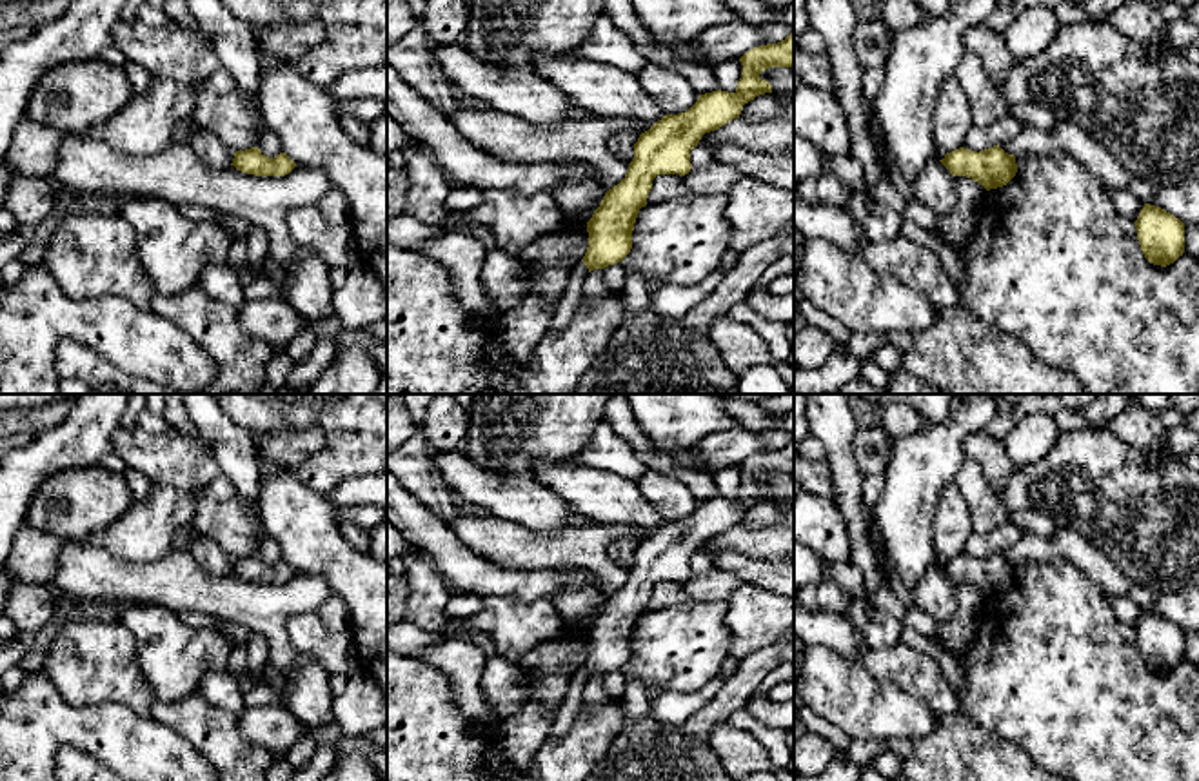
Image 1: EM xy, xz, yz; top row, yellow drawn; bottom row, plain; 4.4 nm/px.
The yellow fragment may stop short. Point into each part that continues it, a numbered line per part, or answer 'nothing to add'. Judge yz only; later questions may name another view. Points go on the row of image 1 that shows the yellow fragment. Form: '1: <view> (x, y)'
nothing to add

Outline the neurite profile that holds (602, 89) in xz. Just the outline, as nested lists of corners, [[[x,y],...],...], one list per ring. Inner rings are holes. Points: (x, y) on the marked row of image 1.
[[[540,54],[534,71],[565,94],[572,107],[596,116],[621,116],[654,125],[665,116],[643,91],[638,74],[601,65],[580,54]]]

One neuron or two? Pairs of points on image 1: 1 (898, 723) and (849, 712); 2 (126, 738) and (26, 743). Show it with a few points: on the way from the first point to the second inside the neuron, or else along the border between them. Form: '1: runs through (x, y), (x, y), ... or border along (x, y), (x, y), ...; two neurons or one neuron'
1: runs through (885, 712), (862, 712); one neuron
2: runs through (100, 734), (51, 734); one neuron

